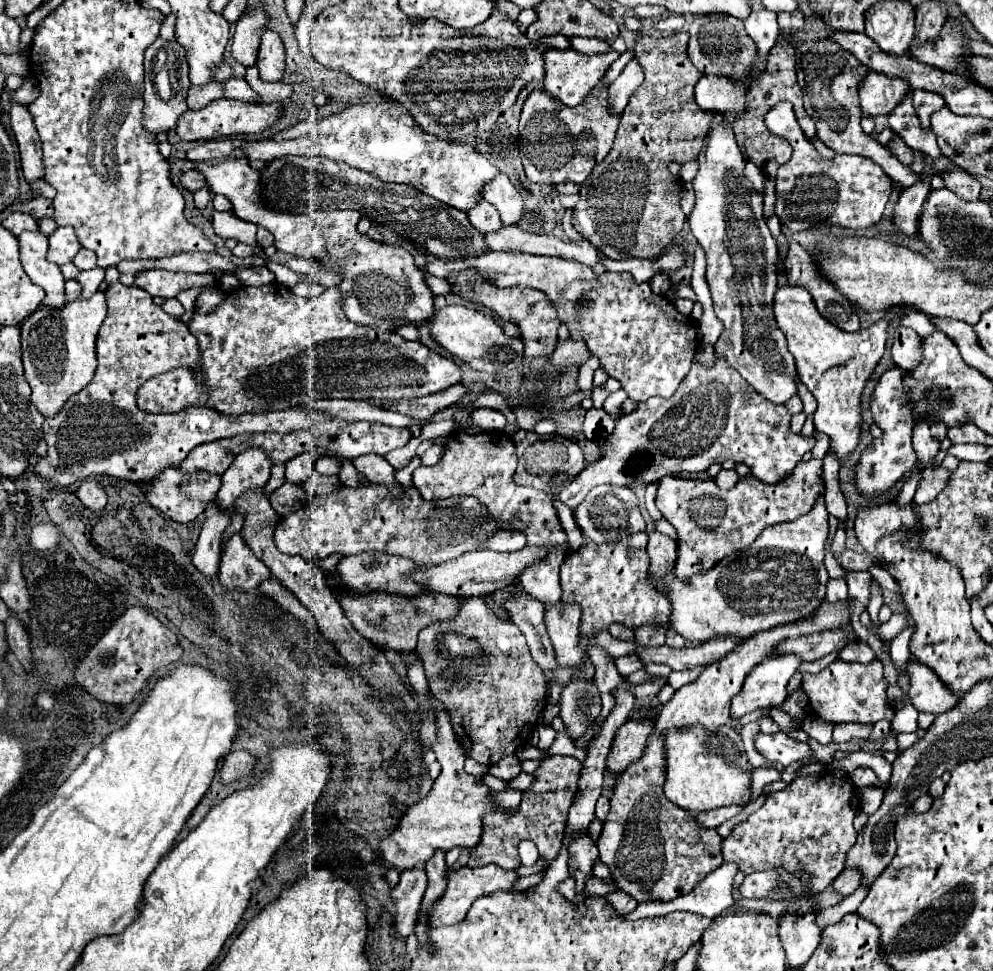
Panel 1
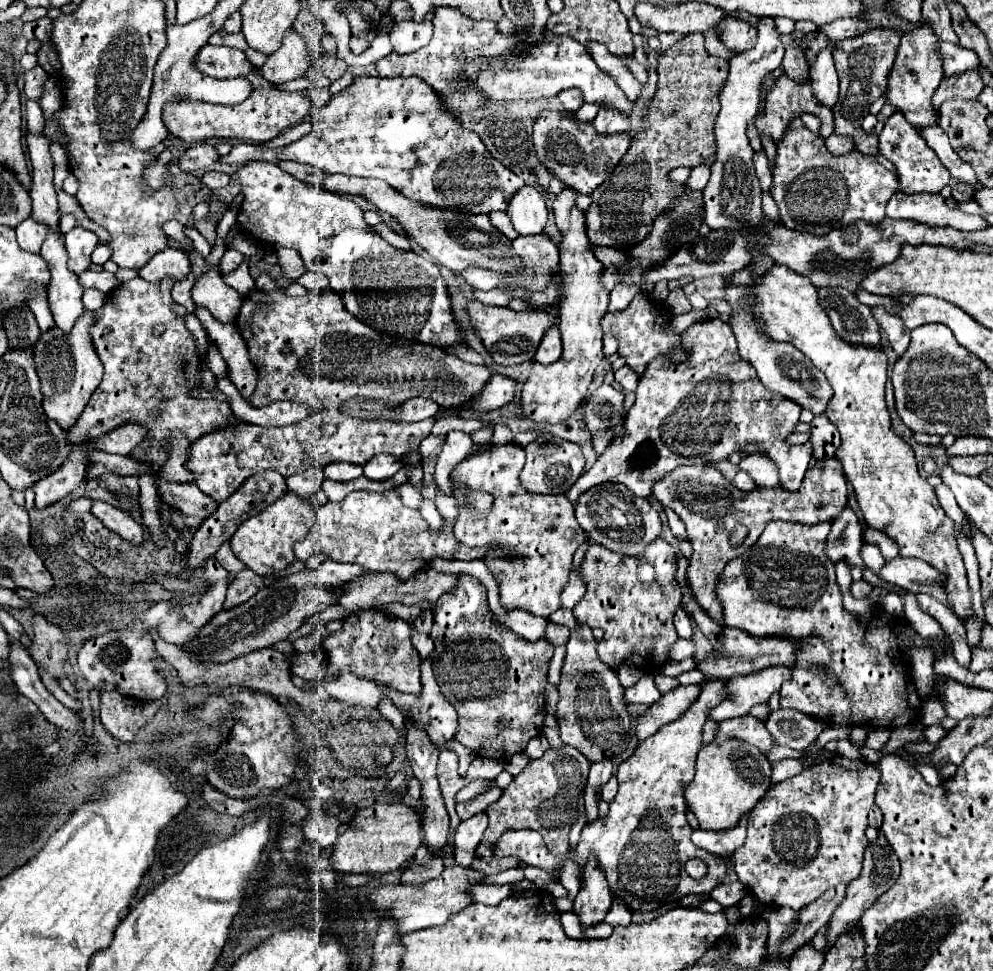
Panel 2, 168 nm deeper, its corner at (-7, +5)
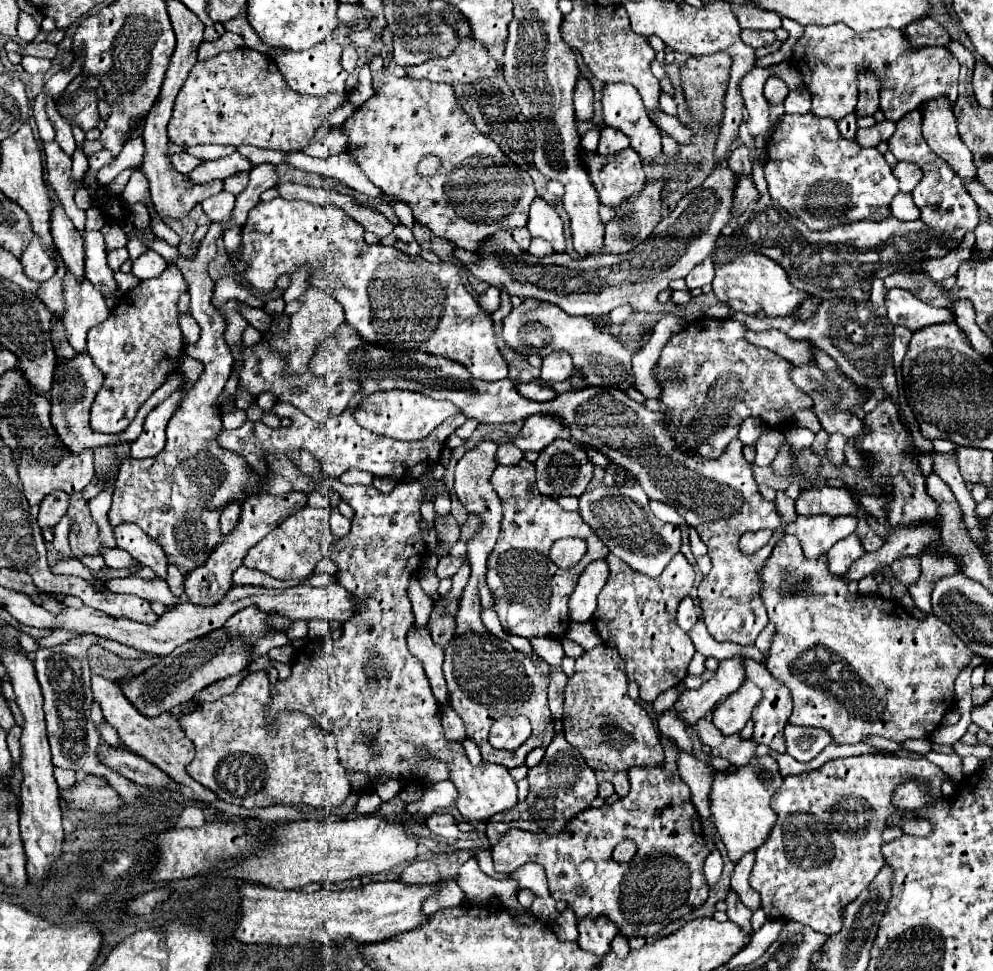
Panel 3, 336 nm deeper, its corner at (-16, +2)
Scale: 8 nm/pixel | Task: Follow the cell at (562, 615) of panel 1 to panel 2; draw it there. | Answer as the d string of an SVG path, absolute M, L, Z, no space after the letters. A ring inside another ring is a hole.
M581 625L571 633L557 691L559 703L555 717L561 741L579 749L591 763L613 757L613 751L633 735L633 719L623 703L625 689L617 679L617 671L611 671L611 667L599 661L597 641L589 627Z

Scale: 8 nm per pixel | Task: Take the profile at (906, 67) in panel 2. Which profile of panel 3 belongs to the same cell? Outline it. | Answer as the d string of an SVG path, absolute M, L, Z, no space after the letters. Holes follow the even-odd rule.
M936 98L936 102L928 102L928 106L922 106L920 110L922 134L928 146L946 160L962 180L972 180L976 176L976 166L970 150L958 136L956 118L948 98Z

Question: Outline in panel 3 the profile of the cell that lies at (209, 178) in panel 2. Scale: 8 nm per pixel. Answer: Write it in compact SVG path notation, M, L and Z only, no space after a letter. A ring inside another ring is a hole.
M240 172L240 174L234 174L234 176L228 176L224 180L224 190L230 192L230 194L240 194L248 184L248 172Z

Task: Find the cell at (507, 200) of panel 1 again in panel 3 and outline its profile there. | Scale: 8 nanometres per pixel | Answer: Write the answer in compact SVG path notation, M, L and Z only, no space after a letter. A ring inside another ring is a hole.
M540 196L534 198L534 202L530 206L530 218L528 218L526 228L530 230L532 236L540 236L540 238L548 240L556 252L566 252L562 220L556 214L554 206L550 202L542 200Z

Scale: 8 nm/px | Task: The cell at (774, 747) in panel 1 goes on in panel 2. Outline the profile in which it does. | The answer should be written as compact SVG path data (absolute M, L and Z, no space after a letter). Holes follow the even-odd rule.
M749 715L739 717L739 719L721 721L719 727L717 727L717 733L715 733L713 743L715 745L721 745L723 741L727 741L731 737L755 745L761 753L769 751L775 745L773 739L771 739L771 735L769 735L769 731L763 725L763 721L759 721L755 717L749 717Z

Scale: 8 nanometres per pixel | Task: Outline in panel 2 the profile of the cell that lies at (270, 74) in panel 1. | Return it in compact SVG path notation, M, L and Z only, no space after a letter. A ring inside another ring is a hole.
M289 31L283 39L283 47L269 55L267 63L261 67L261 75L279 85L299 79L313 65L313 57L307 49L307 41L297 31Z

